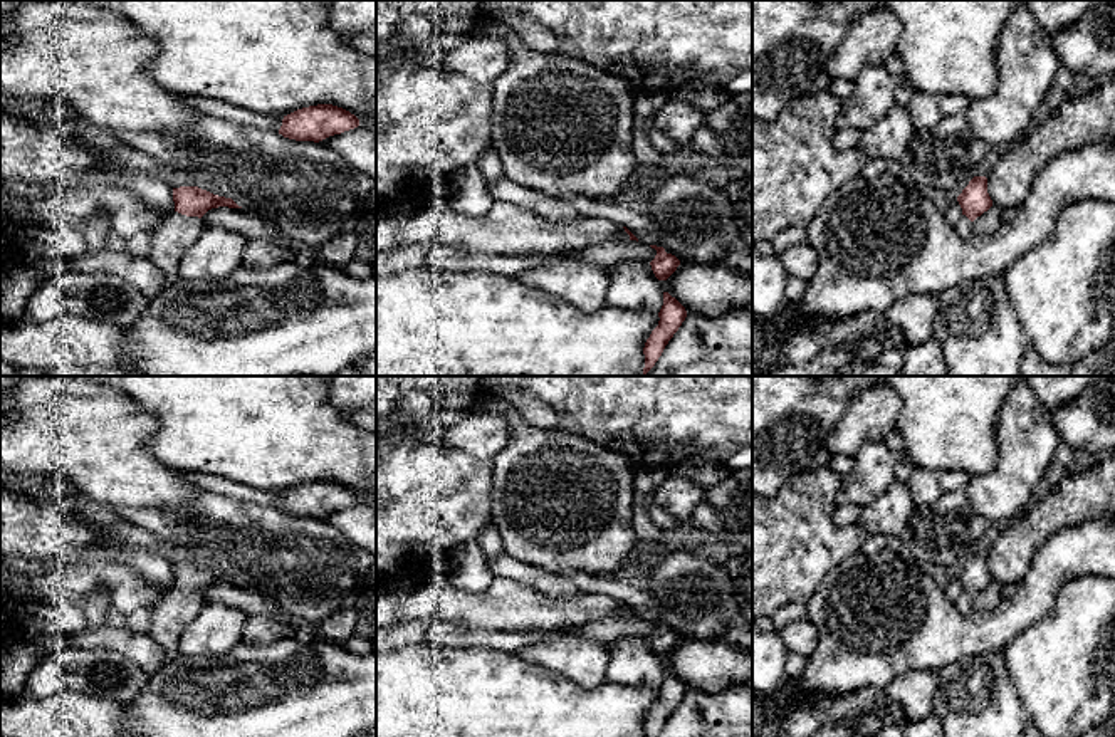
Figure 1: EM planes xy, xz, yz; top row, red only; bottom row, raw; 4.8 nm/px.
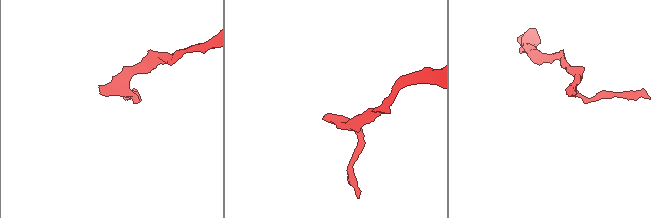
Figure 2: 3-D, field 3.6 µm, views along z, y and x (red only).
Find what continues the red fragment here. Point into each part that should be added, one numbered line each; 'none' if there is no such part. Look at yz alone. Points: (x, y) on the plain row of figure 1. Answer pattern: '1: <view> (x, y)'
1: yz (964, 601)

